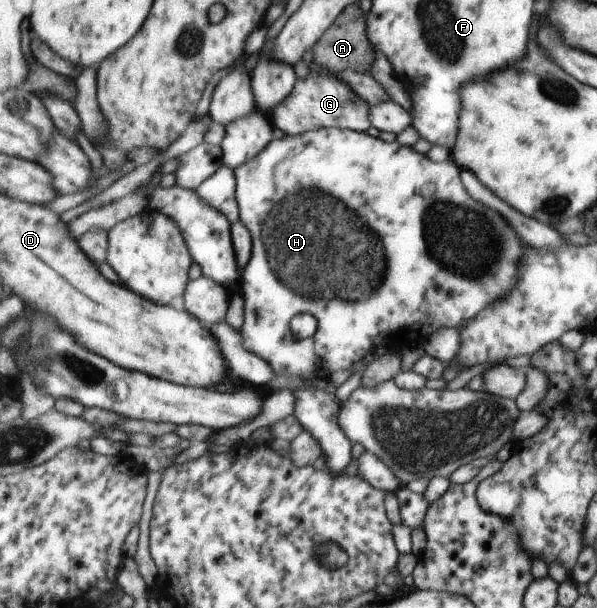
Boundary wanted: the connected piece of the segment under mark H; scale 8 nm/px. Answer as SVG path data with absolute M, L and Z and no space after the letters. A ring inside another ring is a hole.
M336 128L317 129L297 136L284 135L280 140L273 140L257 158L247 164L242 164L234 172L237 184L236 198L238 198L240 208L240 221L253 235L252 259L243 271L240 282L245 301L243 332L246 346L244 348L248 348L256 356L264 358L272 366L272 370L278 372L278 375L304 374L304 376L308 376L308 374L312 374L319 381L327 379L334 372L350 369L353 364L360 362L368 352L374 352L380 346L399 352L402 346L414 347L422 344L430 334L436 333L438 329L460 330L464 326L468 326L470 322L476 321L486 310L490 310L490 306L504 302L510 296L510 290L514 290L518 286L518 278L522 278L521 266L526 258L526 245L523 243L521 235L516 230L512 230L510 224L506 224L506 220L498 212L486 208L484 204L476 202L476 199L468 194L465 184L462 184L462 180L460 180L460 170L462 169L452 159L446 160L446 162L434 162L411 146L400 146L396 141L383 142L380 138L366 134L365 131L356 132L356 130ZM305 313L312 314L318 320L318 330L312 338L295 338L290 330L290 322L292 322L292 318Z

